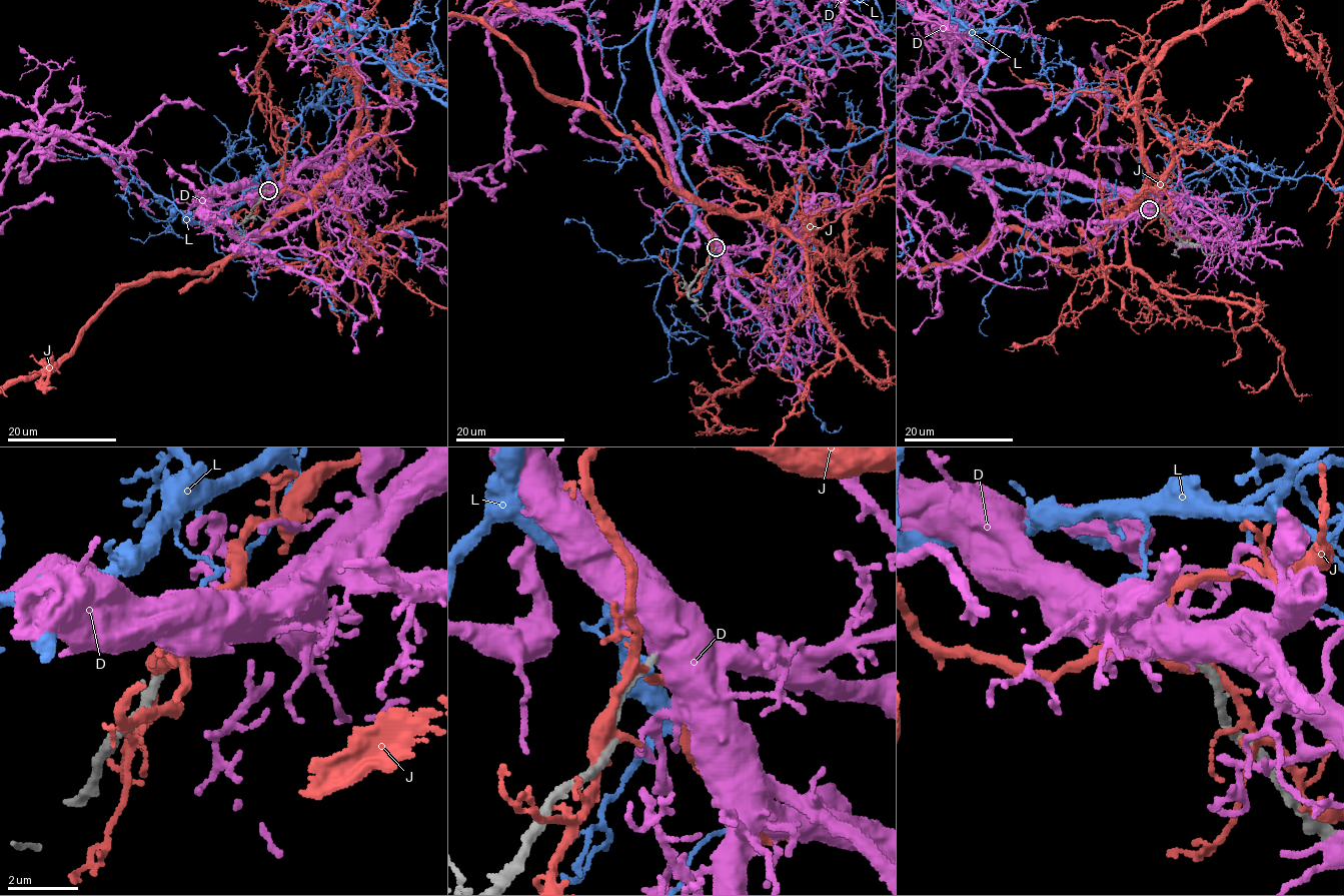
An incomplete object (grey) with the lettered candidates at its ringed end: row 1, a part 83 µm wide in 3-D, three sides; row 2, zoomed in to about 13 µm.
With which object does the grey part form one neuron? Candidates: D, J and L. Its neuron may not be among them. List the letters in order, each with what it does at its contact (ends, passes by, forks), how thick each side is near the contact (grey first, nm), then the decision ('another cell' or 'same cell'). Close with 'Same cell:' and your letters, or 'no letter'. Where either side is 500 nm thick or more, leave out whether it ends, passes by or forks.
D: 190 nm thick on the grey side, 750 nm on the other; another cell
J: it forks there; 240 nm thick on the grey side, 240 nm on the other; another cell
L: it ends there; 240 nm thick on the grey side, 110 nm on the other; another cell
Same cell: no letter

